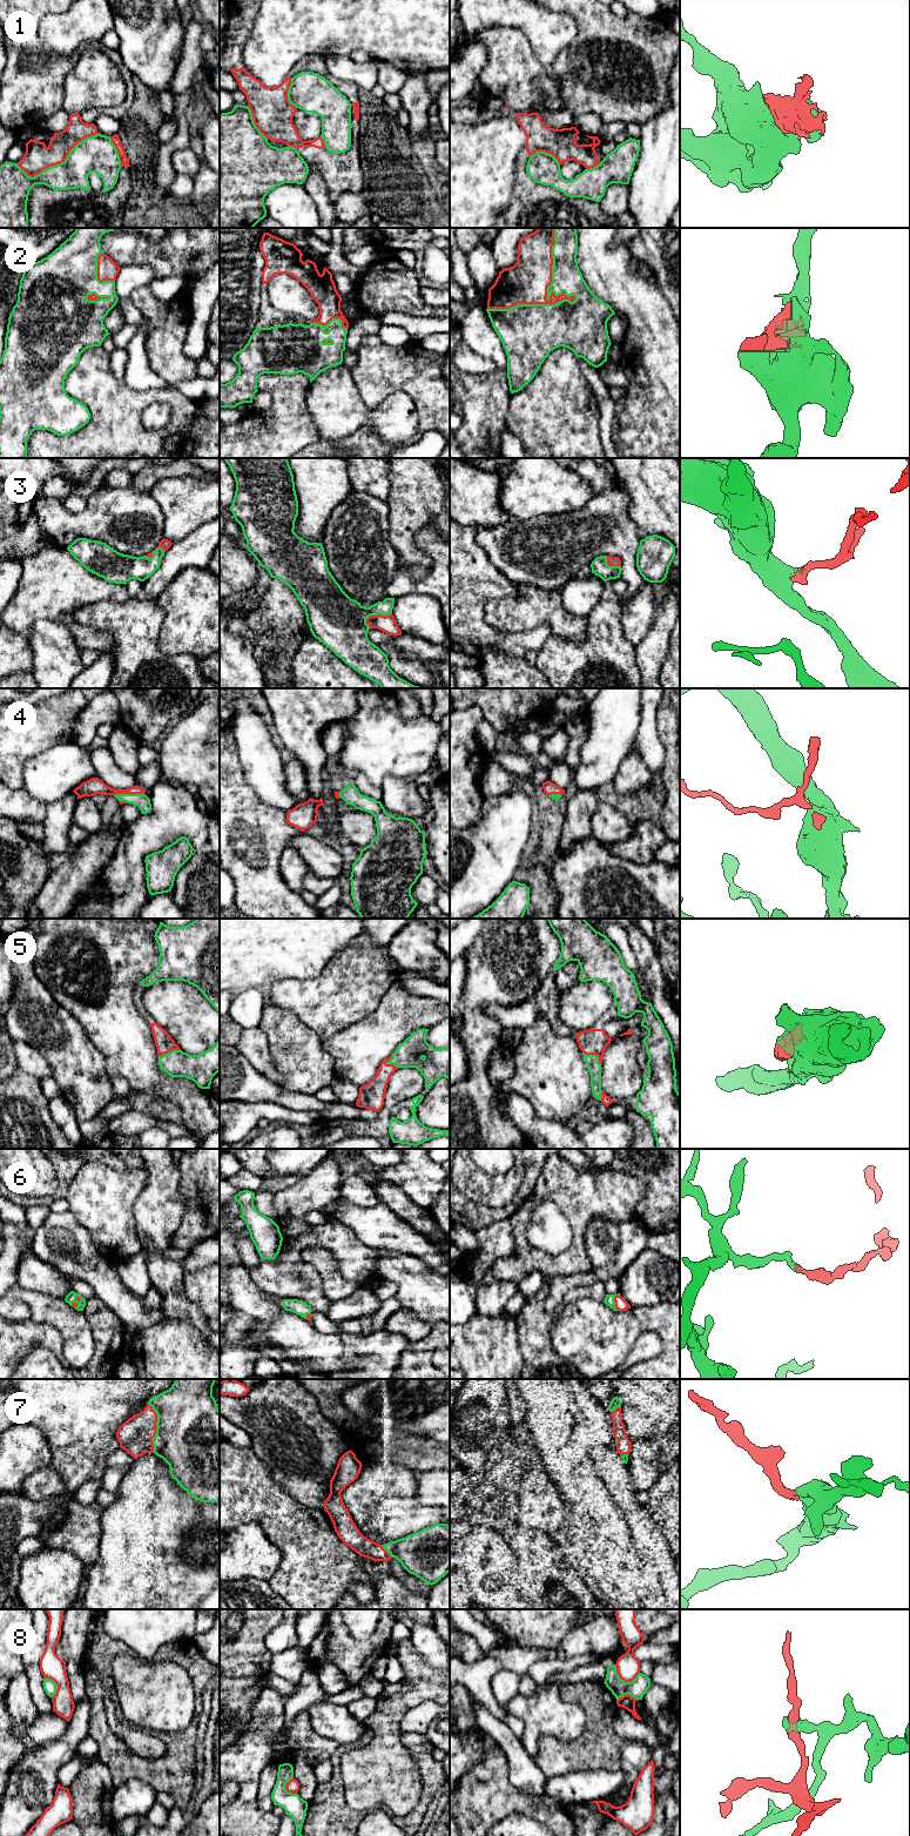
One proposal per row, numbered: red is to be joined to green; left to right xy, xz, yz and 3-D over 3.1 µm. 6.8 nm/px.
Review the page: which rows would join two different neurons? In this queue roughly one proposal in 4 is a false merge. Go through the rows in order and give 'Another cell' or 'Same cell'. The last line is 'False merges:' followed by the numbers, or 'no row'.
1: Another cell
2: Same cell
3: Same cell
4: Same cell
5: Same cell
6: Same cell
7: Same cell
8: Another cell
False merges: 1, 8

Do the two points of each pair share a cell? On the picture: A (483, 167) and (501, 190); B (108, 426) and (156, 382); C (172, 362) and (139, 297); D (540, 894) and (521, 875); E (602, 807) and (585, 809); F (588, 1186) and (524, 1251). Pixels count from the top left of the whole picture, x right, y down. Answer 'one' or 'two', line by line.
A: one
B: two
C: one
D: one
E: two
F: one

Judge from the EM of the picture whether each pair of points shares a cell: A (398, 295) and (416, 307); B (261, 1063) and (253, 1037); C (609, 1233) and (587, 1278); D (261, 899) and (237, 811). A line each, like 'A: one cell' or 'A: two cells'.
A: one cell
B: one cell
C: two cells
D: one cell

